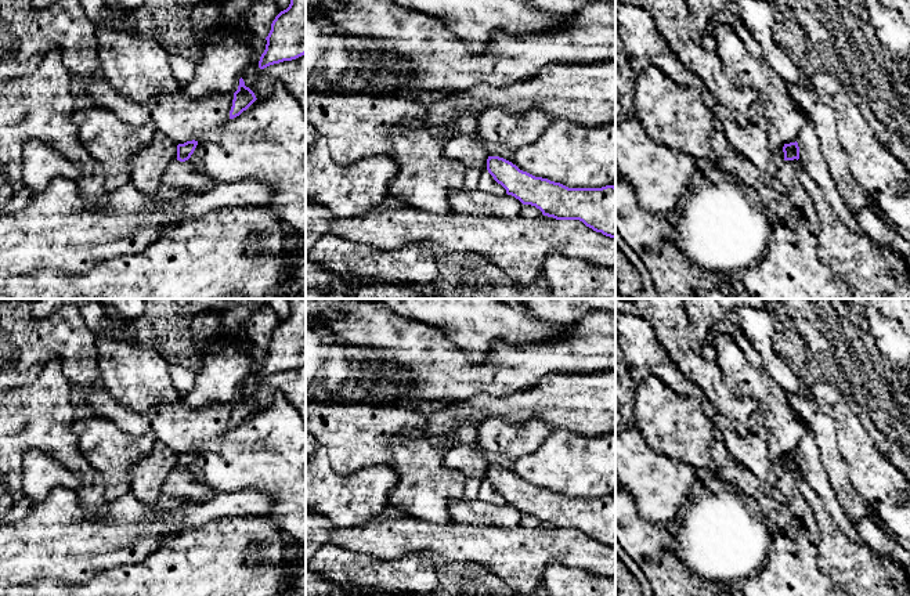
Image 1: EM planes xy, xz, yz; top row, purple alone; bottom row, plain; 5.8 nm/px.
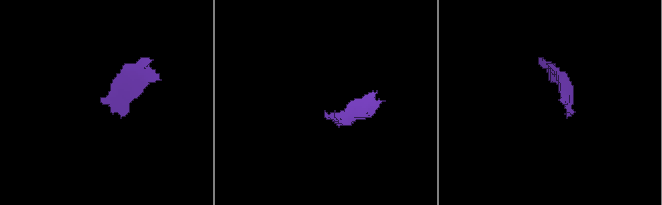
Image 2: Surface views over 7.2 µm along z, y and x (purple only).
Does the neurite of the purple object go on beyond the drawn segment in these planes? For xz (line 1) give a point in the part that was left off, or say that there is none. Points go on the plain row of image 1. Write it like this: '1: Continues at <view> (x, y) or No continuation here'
1: No continuation here

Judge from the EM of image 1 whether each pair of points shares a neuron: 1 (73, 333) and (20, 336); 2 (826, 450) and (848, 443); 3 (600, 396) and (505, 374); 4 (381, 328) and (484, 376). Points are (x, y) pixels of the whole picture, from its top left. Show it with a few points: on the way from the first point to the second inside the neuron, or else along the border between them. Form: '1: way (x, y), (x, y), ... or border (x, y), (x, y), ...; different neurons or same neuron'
1: way (60, 333), (38, 333), (33, 336); same neuron
2: border (827, 416), (834, 425), (837, 450), (849, 477); different neurons
3: border (573, 374), (548, 374), (538, 383), (511, 394); different neurons
4: way (407, 339), (419, 351), (437, 356), (458, 369); same neuron

